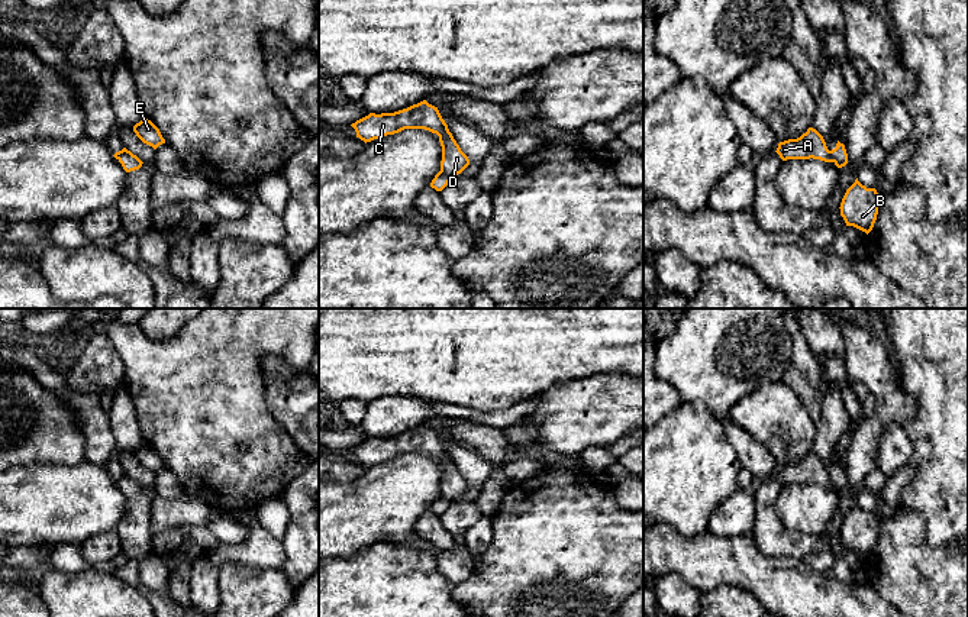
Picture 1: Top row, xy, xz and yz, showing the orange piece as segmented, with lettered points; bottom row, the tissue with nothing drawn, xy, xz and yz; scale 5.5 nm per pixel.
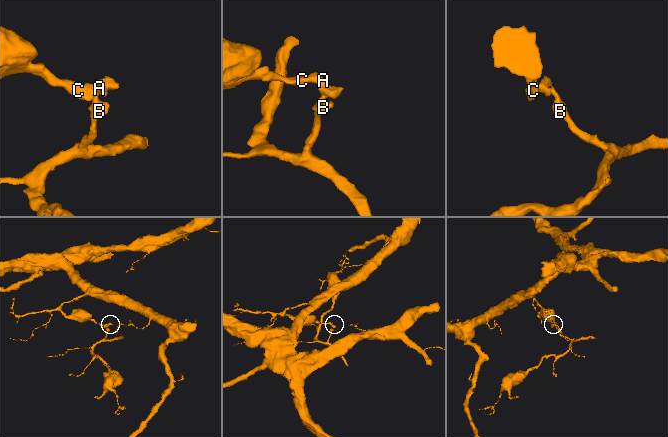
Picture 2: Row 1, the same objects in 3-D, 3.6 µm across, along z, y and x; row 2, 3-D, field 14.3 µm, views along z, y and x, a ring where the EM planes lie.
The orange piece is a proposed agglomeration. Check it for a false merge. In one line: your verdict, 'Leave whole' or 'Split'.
Split

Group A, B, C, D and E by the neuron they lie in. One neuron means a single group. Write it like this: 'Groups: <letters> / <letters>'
Groups: A C D E / B

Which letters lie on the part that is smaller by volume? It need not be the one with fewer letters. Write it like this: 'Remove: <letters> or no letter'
Remove: B

